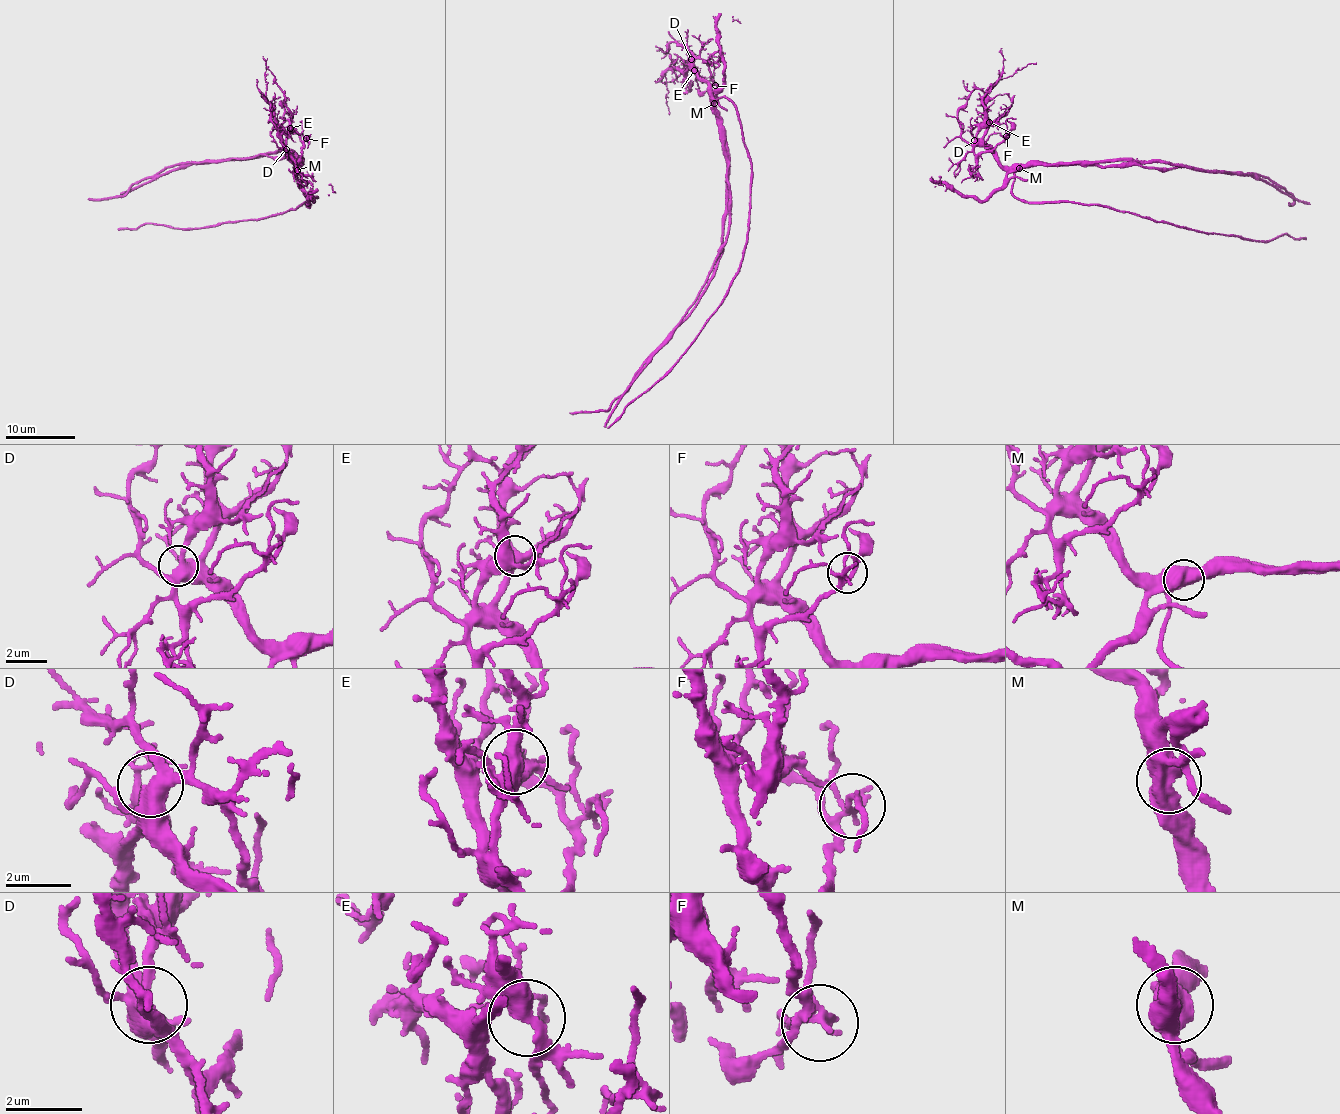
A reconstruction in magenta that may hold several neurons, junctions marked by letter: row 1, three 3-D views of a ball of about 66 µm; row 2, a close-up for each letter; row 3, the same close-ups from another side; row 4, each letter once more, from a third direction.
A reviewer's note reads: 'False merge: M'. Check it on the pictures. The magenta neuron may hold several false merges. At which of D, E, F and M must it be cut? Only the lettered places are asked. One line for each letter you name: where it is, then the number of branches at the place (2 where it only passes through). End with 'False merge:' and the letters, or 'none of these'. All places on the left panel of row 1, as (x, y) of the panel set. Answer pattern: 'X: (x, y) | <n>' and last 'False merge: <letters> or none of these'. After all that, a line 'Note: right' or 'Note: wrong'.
M: (297, 170) | 3
False merge: M
Note: right

